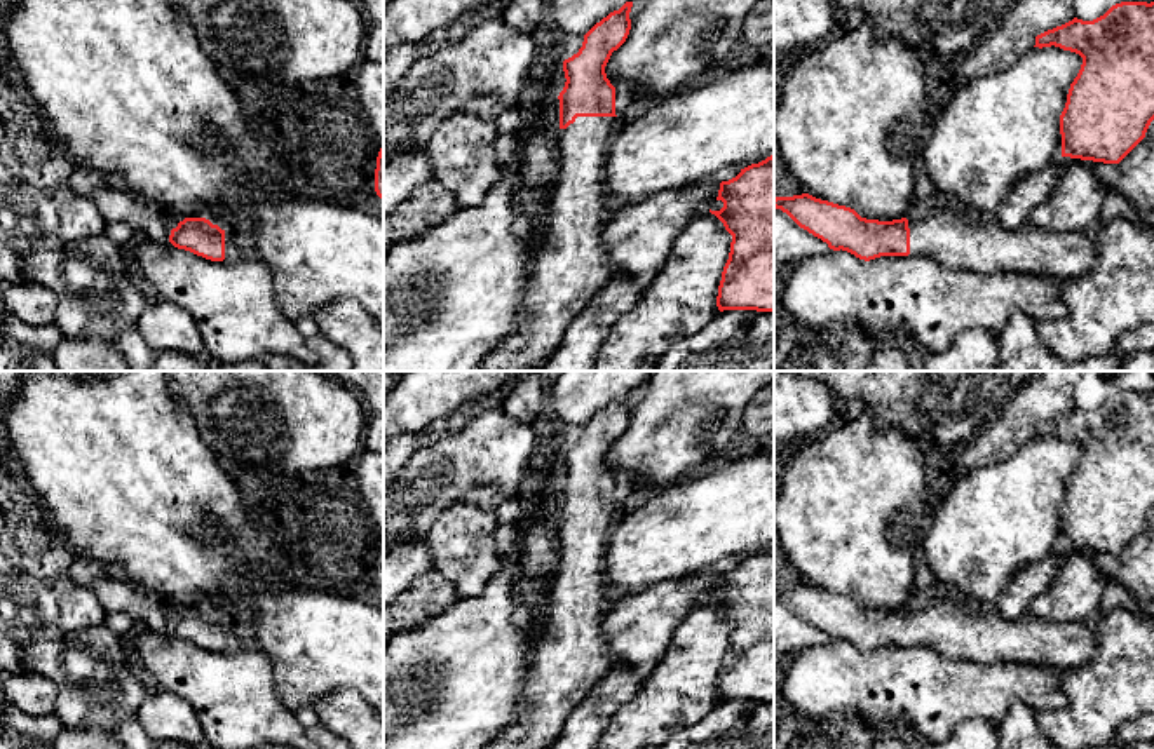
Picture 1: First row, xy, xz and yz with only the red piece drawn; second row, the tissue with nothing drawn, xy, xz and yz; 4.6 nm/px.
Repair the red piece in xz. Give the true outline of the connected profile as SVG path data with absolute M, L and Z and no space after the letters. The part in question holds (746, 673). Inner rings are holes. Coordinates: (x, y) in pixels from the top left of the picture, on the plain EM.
M774 545L722 571L716 590L722 590L723 597L709 599L709 603L732 625L729 650L718 676L718 700L774 702Z

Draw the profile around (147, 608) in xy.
M117 573L94 580L91 589L106 613L124 611L132 617L138 629L159 634L169 631L167 601L160 594L150 592Z

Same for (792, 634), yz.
M774 597L774 653L797 655L804 648L830 641L826 632L800 618L786 603Z

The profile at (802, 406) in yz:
M774 371L774 444L816 437L835 423L837 395L821 381Z

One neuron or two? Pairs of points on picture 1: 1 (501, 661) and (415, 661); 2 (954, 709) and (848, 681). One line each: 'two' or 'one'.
1: one
2: one

